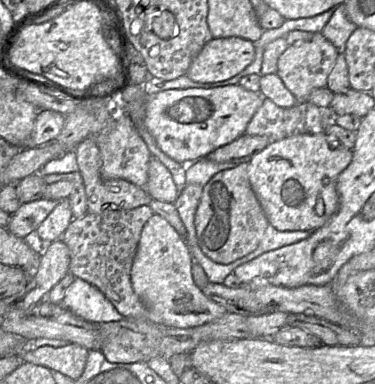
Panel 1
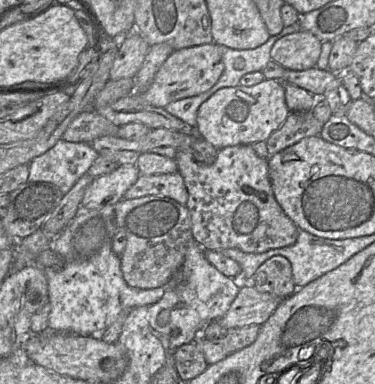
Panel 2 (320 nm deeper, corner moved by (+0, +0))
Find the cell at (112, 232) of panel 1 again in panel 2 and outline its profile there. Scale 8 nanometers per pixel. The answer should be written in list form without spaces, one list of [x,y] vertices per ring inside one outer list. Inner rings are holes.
[[[154,195],[122,199],[114,204],[116,223],[126,235],[126,247],[120,255],[125,282],[133,288],[151,289],[165,286],[181,268],[187,244],[194,239],[186,205]]]

